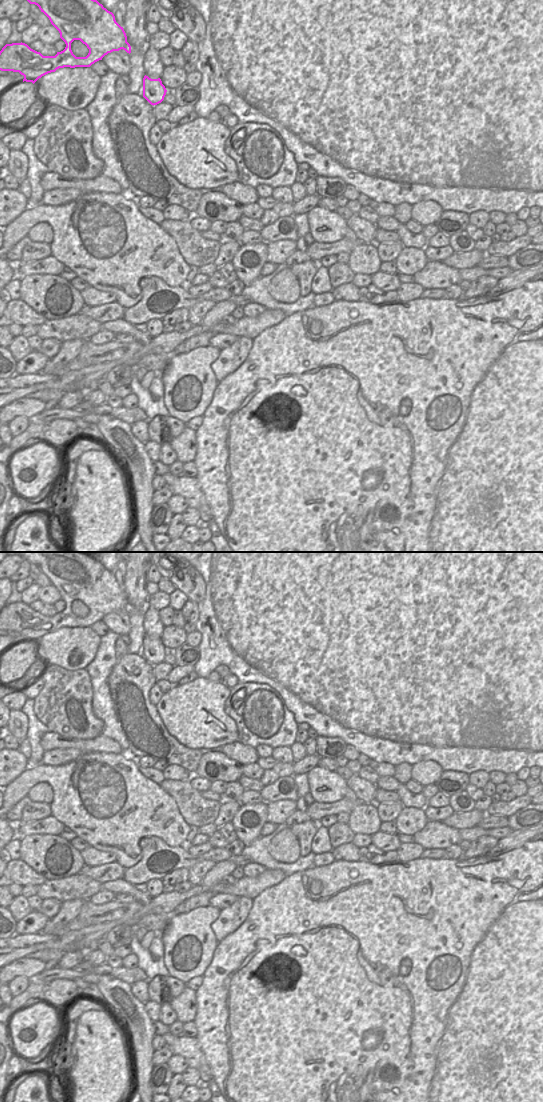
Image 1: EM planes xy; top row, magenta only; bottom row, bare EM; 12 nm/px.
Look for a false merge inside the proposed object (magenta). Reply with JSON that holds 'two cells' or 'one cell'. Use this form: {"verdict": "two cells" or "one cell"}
{"verdict": "one cell"}

